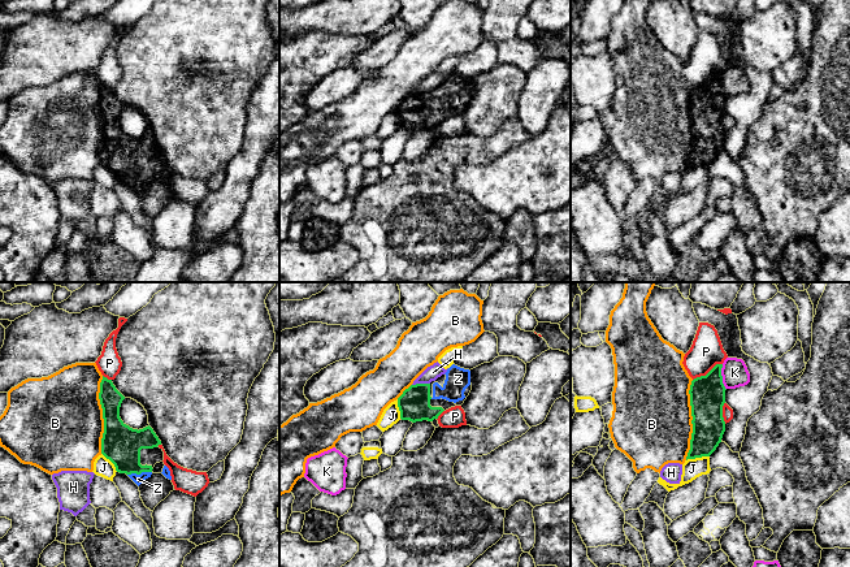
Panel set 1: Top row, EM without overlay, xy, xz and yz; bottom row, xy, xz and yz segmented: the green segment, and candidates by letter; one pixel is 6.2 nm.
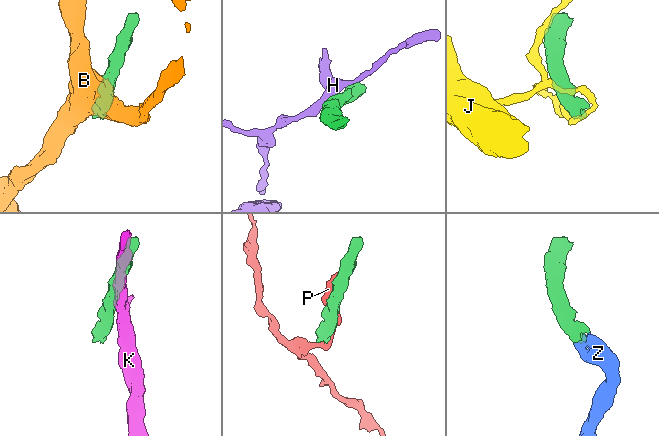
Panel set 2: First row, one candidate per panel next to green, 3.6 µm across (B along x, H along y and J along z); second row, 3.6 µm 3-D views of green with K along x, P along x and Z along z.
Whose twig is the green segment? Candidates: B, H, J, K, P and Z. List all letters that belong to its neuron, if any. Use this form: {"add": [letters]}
{"add": ["Z"]}

